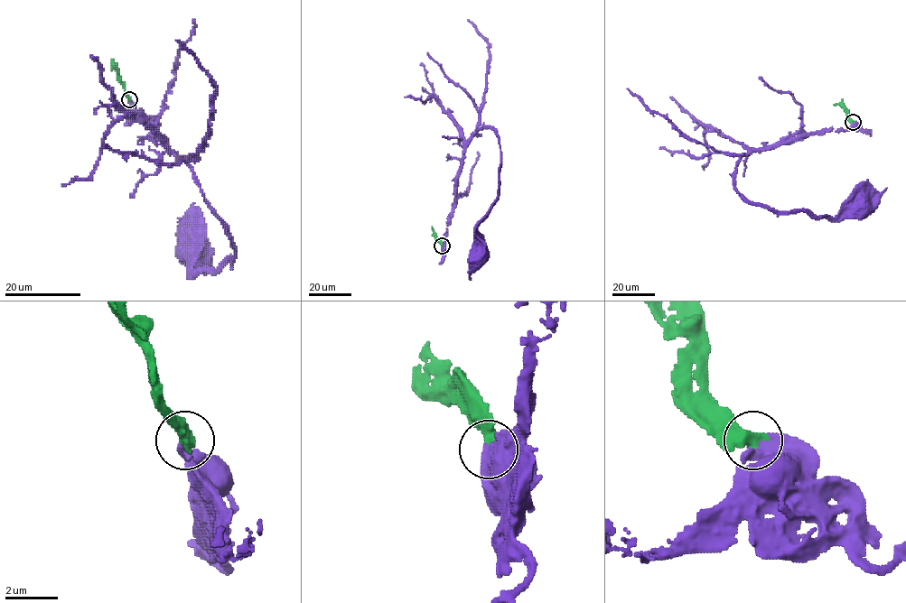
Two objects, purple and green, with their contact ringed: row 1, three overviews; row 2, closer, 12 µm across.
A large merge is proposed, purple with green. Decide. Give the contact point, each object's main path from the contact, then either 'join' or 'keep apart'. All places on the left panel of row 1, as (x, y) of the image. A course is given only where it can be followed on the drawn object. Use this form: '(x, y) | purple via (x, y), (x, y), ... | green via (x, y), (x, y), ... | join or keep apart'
(129, 99) | purple via (128, 100), (135, 115), (148, 118), (192, 171), (236, 248), (234, 258), (218, 269), (192, 271), (194, 252) | green via (128, 99), (119, 80), (119, 71), (115, 66), (110, 69) | join

